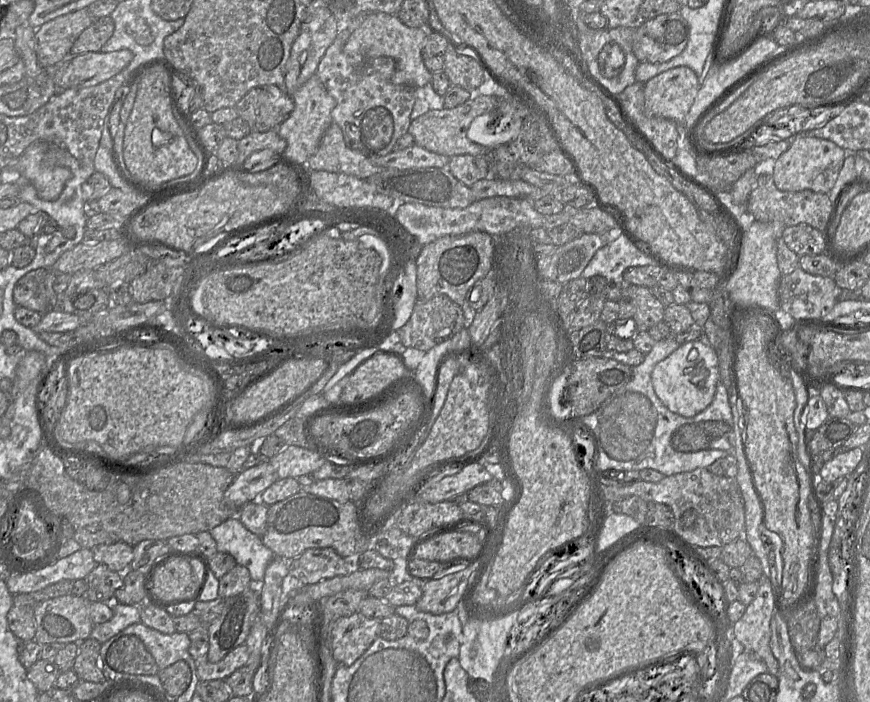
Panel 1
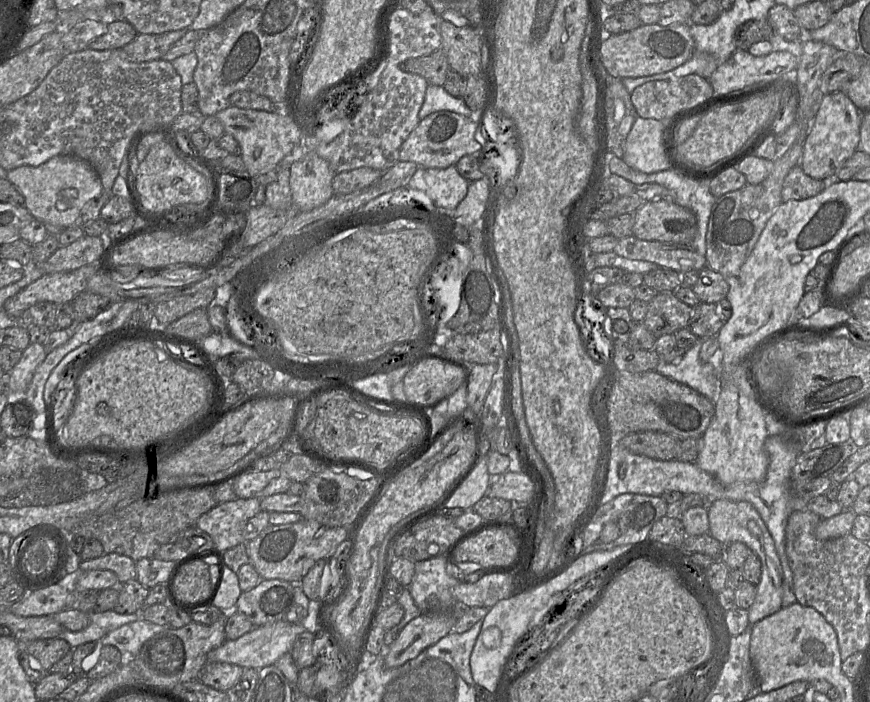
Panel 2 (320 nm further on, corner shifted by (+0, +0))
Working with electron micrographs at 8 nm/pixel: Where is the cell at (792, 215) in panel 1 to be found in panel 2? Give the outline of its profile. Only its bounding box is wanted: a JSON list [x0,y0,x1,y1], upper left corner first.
[781,165,828,202]

